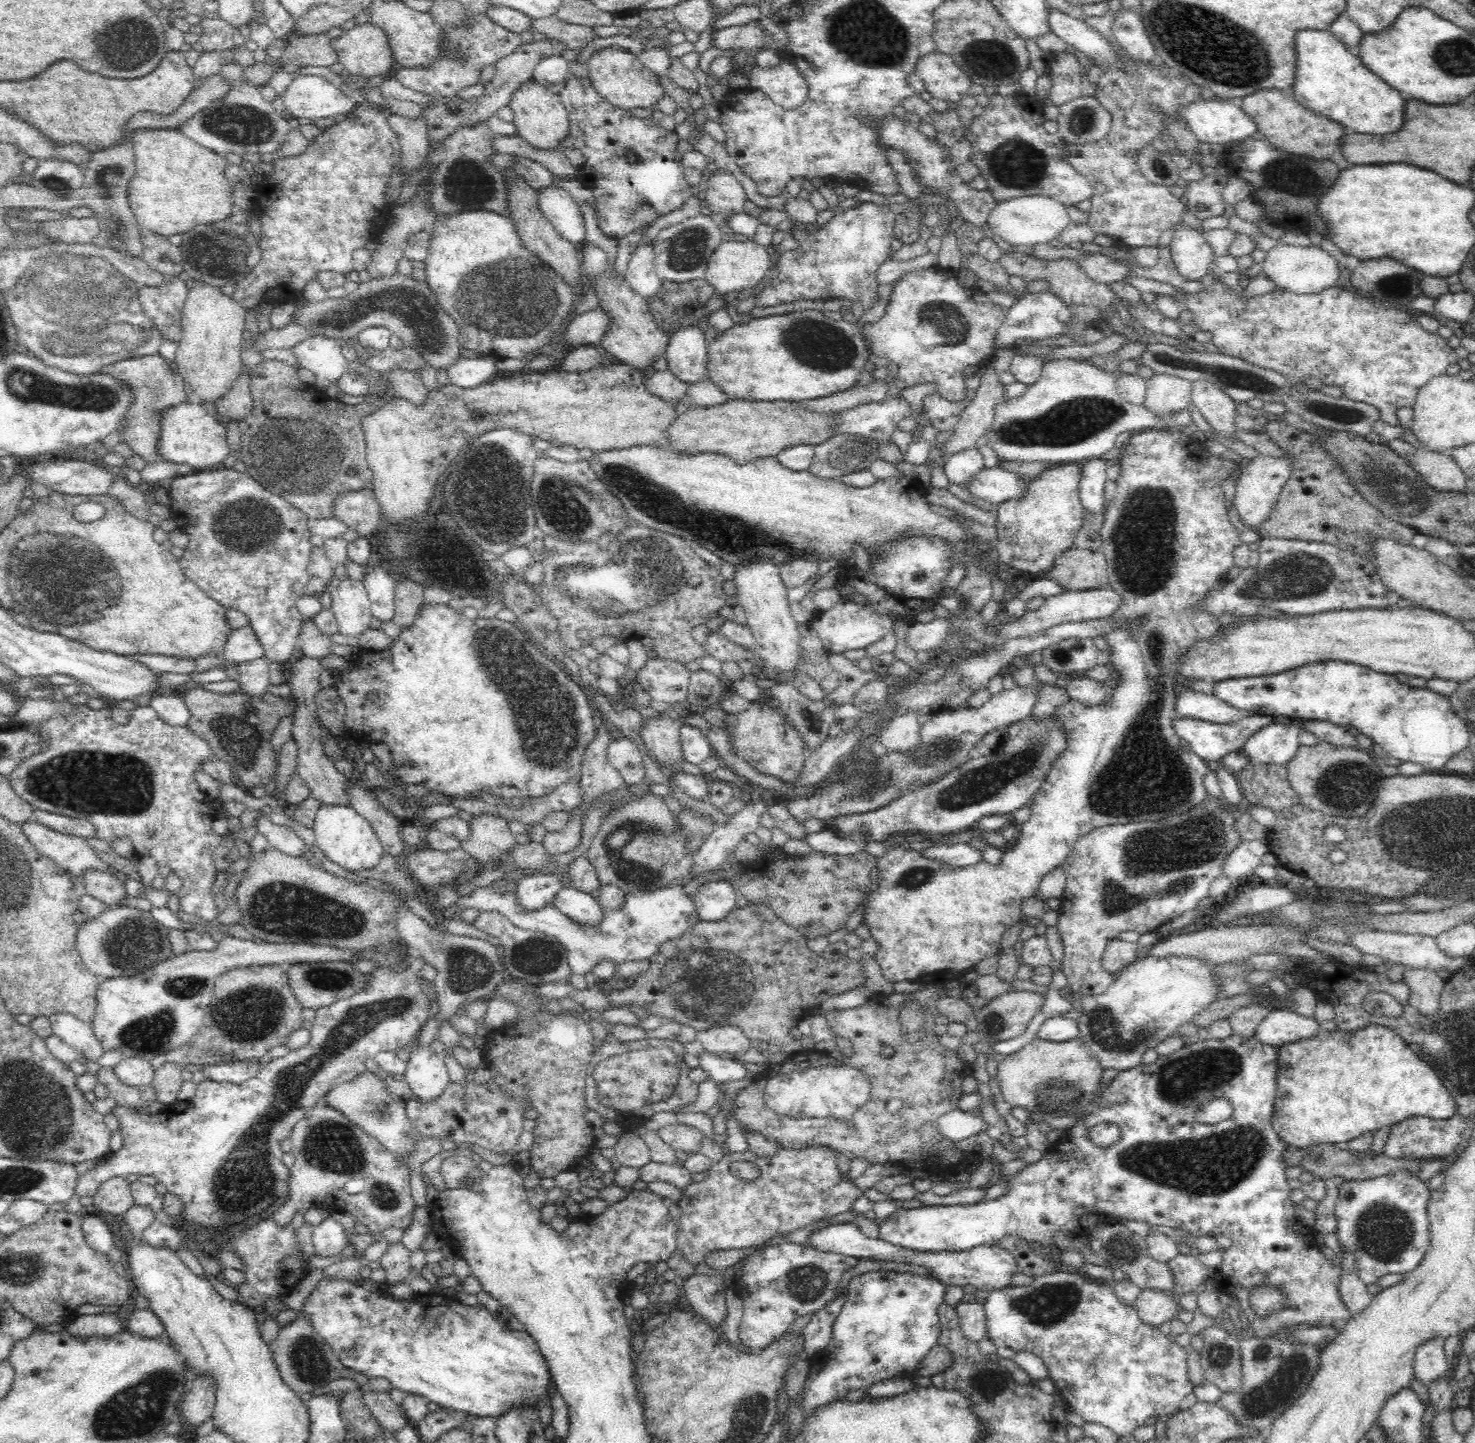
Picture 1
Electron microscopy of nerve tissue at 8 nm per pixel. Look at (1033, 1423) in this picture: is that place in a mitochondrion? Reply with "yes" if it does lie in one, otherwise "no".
no

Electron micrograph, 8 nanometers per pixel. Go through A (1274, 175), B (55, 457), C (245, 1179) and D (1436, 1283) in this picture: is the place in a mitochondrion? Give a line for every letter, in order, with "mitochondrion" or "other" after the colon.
A: other
B: other
C: mitochondrion
D: other

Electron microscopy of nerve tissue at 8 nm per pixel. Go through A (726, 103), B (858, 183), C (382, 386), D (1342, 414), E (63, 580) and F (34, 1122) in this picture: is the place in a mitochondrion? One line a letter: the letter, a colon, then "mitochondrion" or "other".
A: other
B: other
C: other
D: mitochondrion
E: mitochondrion
F: mitochondrion

